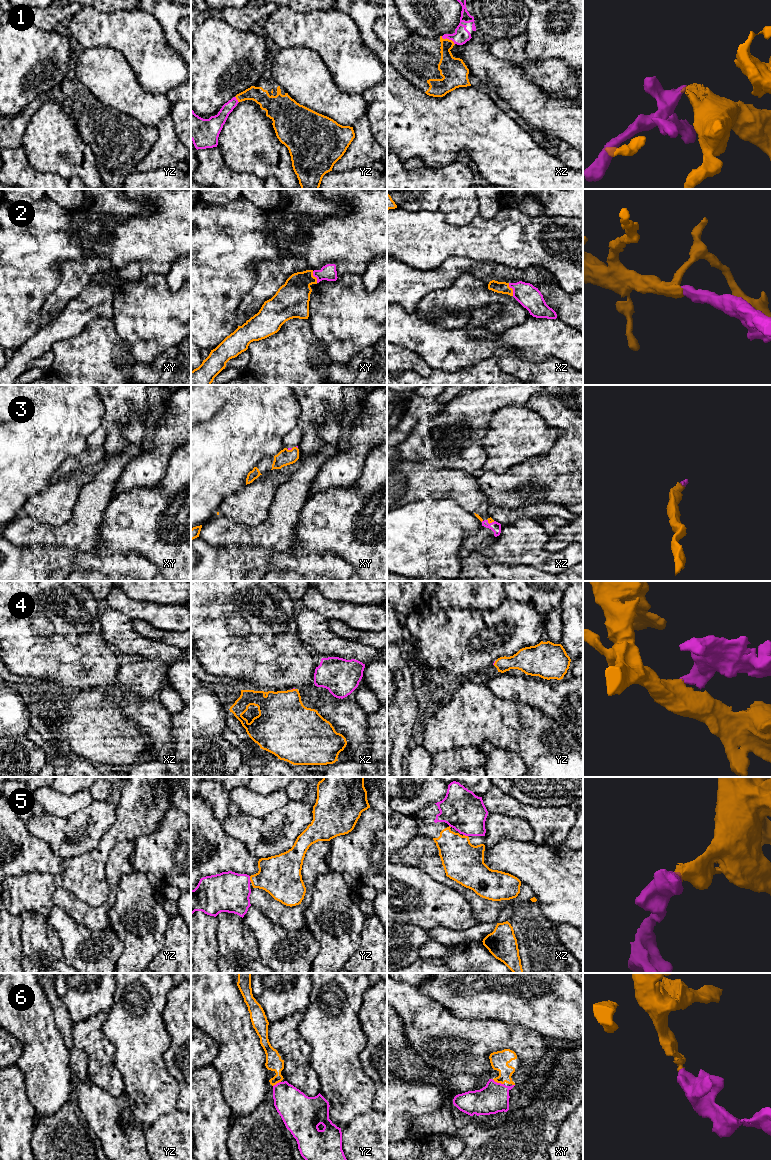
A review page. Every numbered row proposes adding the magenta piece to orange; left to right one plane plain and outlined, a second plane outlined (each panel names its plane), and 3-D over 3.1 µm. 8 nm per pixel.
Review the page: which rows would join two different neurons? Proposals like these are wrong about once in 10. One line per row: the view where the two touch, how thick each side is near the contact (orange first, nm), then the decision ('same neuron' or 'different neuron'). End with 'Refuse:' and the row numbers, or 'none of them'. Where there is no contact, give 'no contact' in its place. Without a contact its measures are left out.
1: xz | 200/120 nm | same neuron
2: xz | 100/180 nm | same neuron
3: xz | 50/80 nm | same neuron
4: yz | 180/20 nm | same neuron
5: yz | 340/320 nm | same neuron
6: xy | 150/240 nm | same neuron
Refuse: none of them

